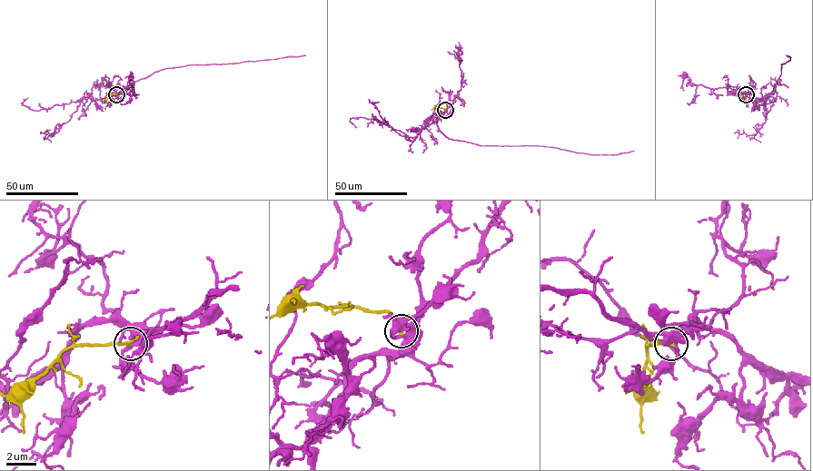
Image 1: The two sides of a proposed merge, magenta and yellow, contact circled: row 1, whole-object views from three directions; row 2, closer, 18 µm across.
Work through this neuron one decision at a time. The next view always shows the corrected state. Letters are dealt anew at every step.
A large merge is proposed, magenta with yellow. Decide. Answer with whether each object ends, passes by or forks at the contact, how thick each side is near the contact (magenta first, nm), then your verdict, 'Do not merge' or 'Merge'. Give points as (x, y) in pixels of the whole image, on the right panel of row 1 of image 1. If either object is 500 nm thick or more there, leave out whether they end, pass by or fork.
At the ring magenta passes by. At the ring yellow passes by. Thickness 400 nm (magenta) against 150 nm. Do not merge

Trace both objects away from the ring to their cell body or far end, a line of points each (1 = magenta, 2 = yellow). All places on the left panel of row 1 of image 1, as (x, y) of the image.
1: (117, 94), (113, 93), (108, 98), (133, 83), (166, 68), (305, 55)
2: (117, 94), (103, 99)

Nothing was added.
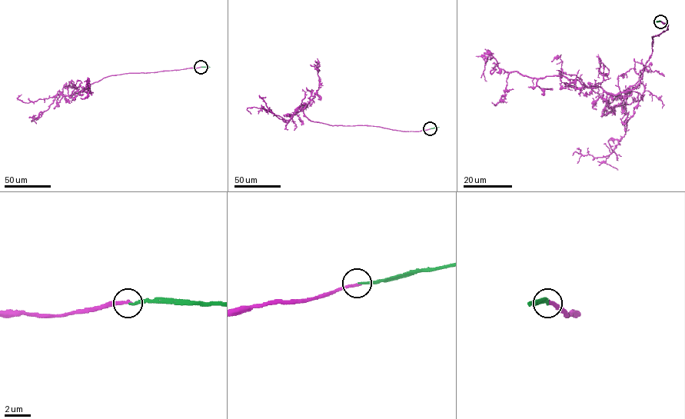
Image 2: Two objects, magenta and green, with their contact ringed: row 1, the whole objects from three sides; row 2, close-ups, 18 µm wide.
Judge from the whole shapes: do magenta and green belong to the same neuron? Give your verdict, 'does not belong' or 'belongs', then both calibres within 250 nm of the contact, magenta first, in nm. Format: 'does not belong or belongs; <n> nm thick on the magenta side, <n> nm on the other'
belongs; 240 nm thick on the magenta side, 180 nm on the other

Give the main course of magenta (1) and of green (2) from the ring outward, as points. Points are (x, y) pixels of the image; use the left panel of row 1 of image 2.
1: (201, 67), (111, 75), (72, 95), (64, 96), (59, 91), (53, 97), (27, 103), (17, 98), (21, 94)
2: (201, 67), (210, 67)

